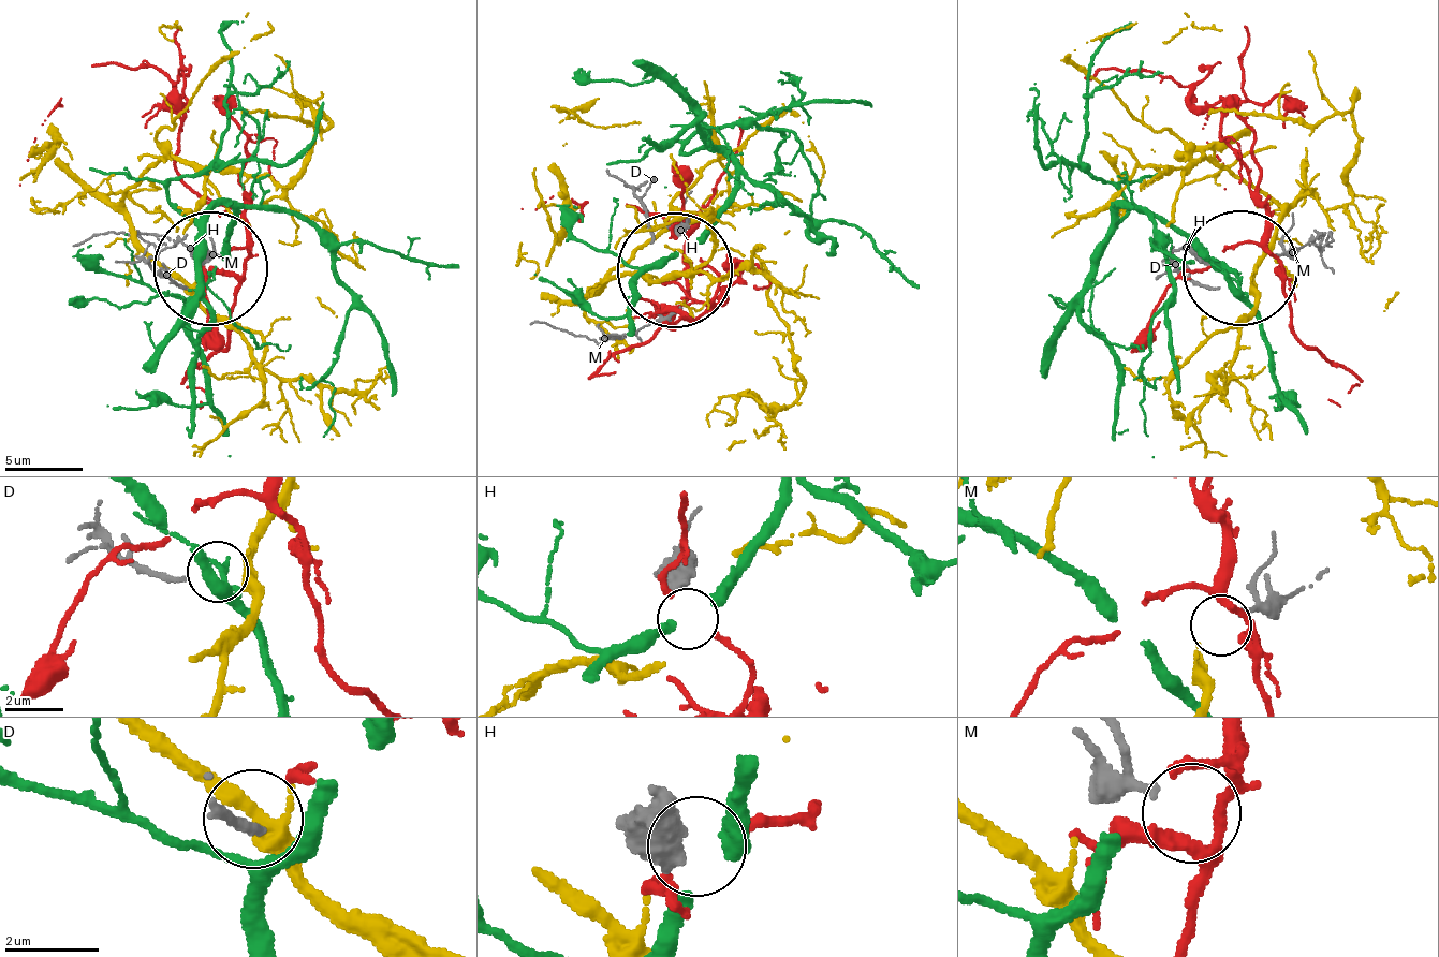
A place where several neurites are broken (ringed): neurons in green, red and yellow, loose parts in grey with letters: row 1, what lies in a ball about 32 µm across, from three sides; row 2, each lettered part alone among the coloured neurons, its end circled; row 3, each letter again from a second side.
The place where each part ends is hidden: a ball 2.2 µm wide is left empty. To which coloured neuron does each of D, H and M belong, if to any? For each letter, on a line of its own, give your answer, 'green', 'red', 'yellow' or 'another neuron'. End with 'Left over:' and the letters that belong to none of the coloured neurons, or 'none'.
D: yellow
H: another neuron
M: another neuron
Left over: H, M

